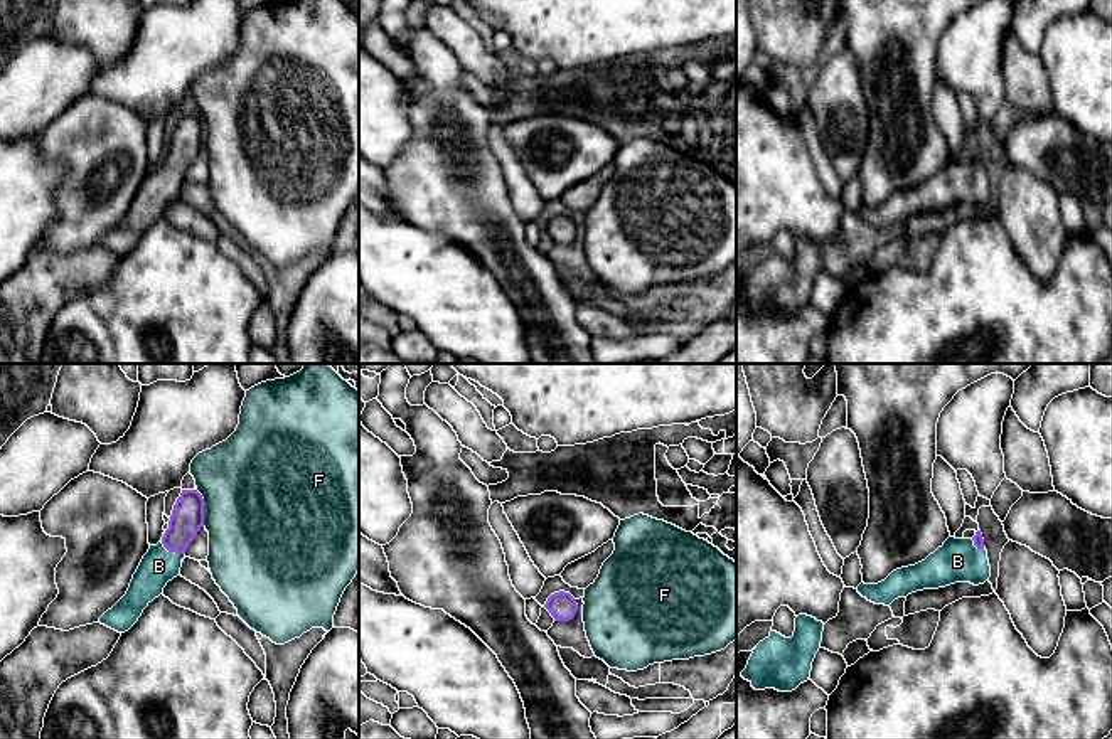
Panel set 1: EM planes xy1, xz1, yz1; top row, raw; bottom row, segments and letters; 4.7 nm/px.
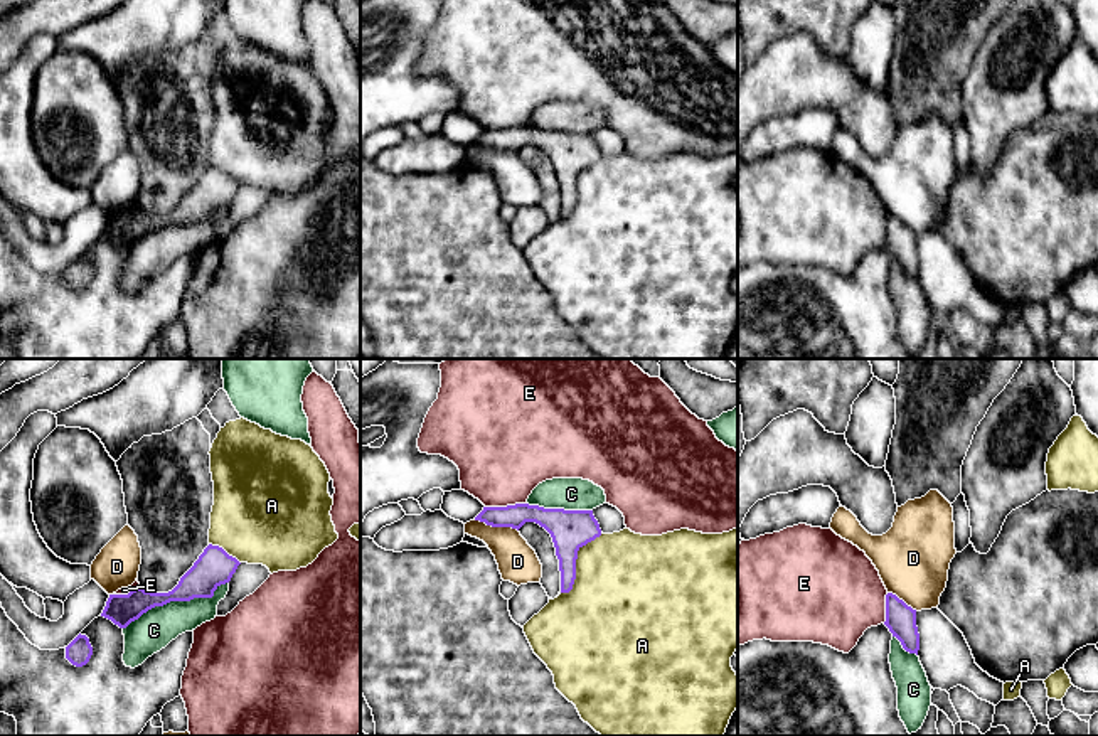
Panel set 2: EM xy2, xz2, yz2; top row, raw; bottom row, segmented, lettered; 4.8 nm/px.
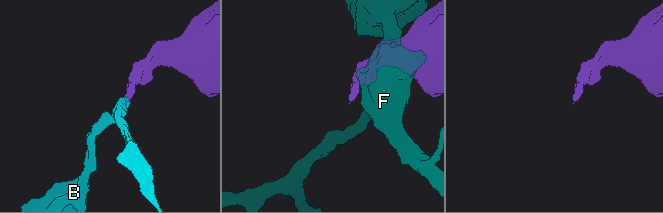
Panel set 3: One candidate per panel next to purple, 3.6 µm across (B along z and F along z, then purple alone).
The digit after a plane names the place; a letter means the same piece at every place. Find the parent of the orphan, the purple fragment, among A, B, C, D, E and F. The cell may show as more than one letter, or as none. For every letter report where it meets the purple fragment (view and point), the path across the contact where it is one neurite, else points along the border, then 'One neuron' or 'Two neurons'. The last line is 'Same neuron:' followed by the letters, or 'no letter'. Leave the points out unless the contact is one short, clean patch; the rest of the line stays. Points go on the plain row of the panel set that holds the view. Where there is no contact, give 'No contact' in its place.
A: Touches purple at xz2 (575, 186). Two neurons
B: Touches purple at xy1 (172, 174). Path across: xy1 (187, 140), (172, 174), (159, 189). One neuron
C: Touches purple at xy2 (175, 223). Two neurons
D: Touches purple at xz2 (495, 149). Two neurons
E: Touches purple at xz2 (507, 128). Boundary: xz2 (526, 125), (485, 130). Two neurons
F: Touches purple at xy1 (203, 132). Two neurons
Same neuron: B

